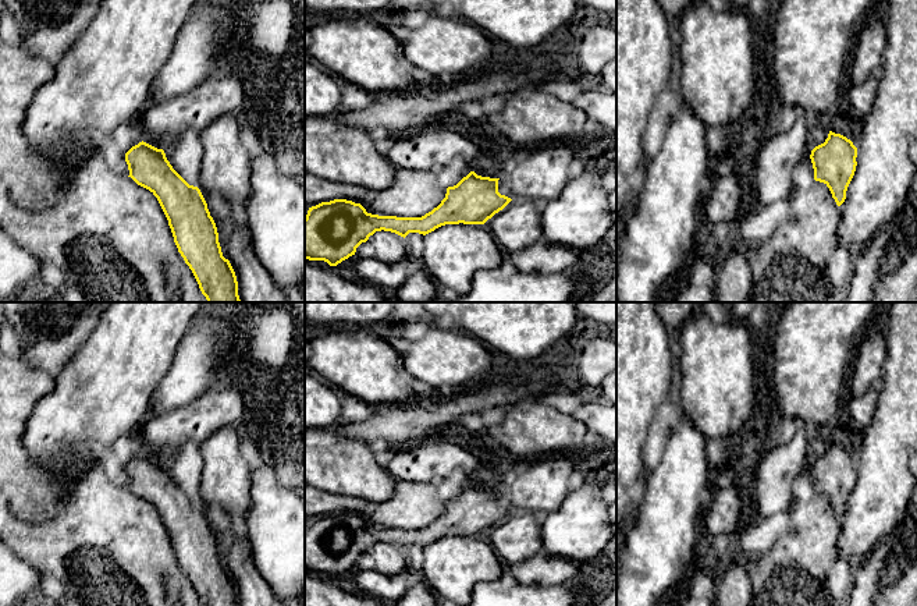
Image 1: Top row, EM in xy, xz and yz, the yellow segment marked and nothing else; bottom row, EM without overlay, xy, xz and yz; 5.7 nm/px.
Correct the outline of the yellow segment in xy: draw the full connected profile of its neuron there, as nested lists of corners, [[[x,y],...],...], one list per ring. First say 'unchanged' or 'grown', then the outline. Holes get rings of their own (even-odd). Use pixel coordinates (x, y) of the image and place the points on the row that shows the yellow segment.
unchanged; [[[139,142],[125,153],[129,176],[159,201],[171,228],[174,242],[192,270],[207,302],[241,302],[238,281],[228,259],[223,256],[218,233],[207,203],[198,187],[189,185],[170,164],[163,149]]]

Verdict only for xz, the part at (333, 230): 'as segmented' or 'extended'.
as segmented

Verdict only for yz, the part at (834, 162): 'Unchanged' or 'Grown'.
Unchanged

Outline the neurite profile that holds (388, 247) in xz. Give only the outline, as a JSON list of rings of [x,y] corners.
[[[381,230],[370,235],[367,242],[373,247],[374,256],[366,259],[359,258],[355,270],[360,277],[360,283],[378,287],[383,291],[402,287],[415,266],[406,254],[405,238],[395,233]]]

